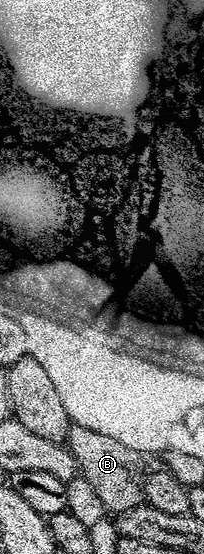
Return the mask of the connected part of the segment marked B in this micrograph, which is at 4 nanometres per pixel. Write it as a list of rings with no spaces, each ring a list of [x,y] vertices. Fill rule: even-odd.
[[[77,425],[71,426],[66,438],[66,447],[74,458],[81,478],[91,486],[109,512],[114,511],[113,514],[119,515],[143,502],[144,489],[141,485],[143,452],[121,444],[108,434],[96,433],[95,430]]]

